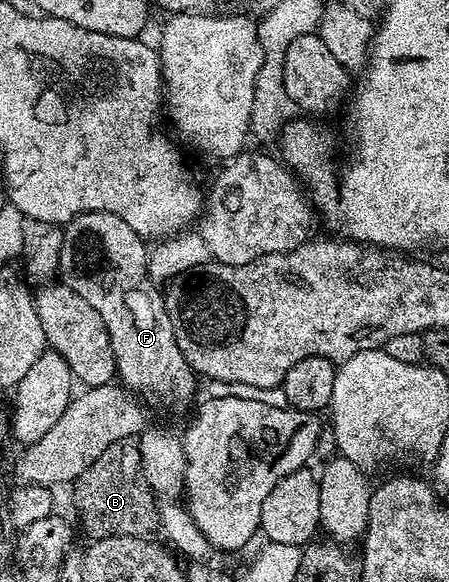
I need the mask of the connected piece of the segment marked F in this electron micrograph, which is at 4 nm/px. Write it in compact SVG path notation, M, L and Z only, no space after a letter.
M85 210L71 222L65 223L62 230L58 274L65 286L84 296L84 300L88 300L88 304L100 312L100 320L104 320L111 340L116 374L121 385L143 399L159 398L164 405L182 410L194 394L196 375L188 360L184 360L180 344L176 344L176 332L166 311L166 299L163 291L150 279L147 257L147 243L139 234L132 232L132 228L128 228L120 216L103 210Z

